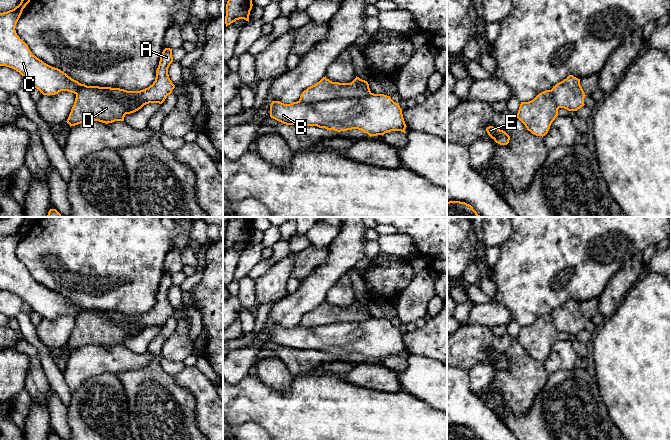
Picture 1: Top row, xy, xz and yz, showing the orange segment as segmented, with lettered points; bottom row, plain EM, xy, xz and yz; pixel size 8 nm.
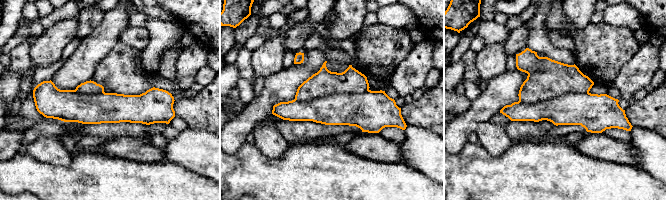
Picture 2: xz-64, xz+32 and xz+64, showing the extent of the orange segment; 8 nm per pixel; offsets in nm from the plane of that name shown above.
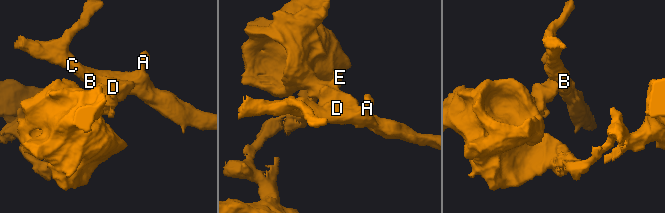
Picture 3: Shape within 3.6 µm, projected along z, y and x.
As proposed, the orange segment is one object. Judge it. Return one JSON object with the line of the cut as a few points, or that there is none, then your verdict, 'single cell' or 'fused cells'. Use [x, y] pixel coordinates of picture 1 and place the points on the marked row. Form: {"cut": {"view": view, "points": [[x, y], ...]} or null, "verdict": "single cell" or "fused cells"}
{"cut": {"view": "xz", "points": [[370, 92], [362, 97], [335, 97], [310, 103], [299, 101]]}, "verdict": "fused cells"}

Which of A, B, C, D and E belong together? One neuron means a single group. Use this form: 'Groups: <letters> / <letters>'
Groups: A B C / D E

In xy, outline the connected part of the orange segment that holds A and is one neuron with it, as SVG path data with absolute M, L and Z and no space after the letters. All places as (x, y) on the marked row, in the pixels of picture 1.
M165 48L161 54L156 78L152 85L140 91L127 91L120 88L103 87L103 89L122 105L136 112L149 103L162 104L172 93L175 85L169 78L168 68L173 62L172 49Z

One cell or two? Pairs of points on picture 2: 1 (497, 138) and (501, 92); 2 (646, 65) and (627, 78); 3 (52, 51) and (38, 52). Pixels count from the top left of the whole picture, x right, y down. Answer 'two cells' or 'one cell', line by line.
1: two cells
2: one cell
3: one cell

